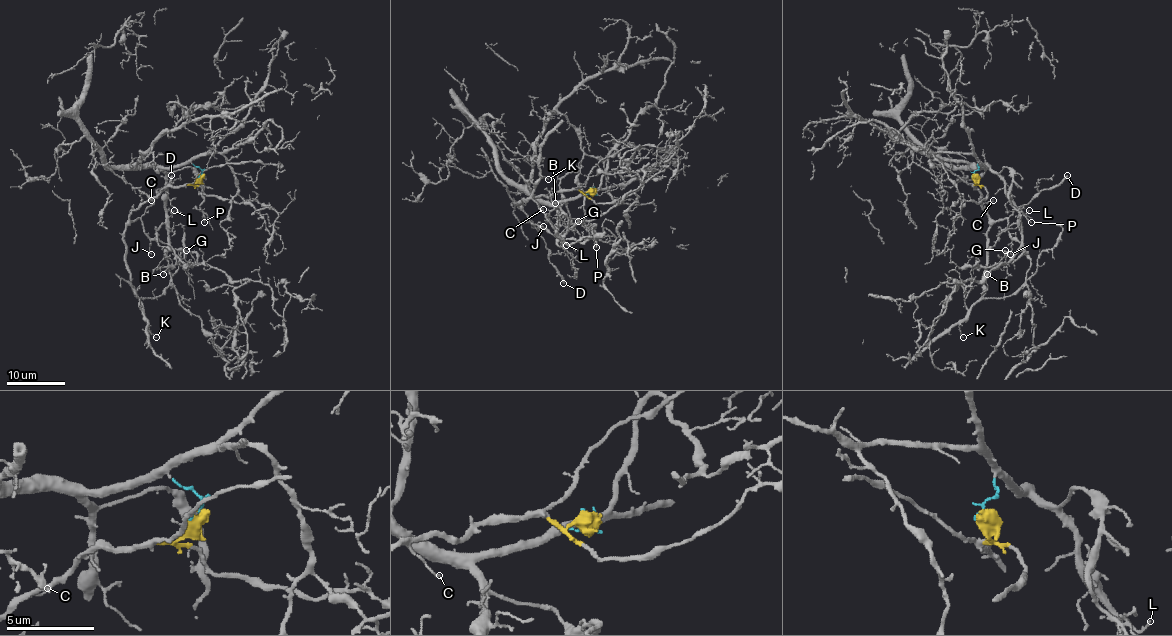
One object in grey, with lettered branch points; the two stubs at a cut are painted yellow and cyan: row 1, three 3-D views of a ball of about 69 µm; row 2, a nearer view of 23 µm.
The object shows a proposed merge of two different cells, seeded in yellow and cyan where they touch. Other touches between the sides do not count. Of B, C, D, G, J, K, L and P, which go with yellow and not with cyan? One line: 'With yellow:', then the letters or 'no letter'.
With yellow: C, D, J, K

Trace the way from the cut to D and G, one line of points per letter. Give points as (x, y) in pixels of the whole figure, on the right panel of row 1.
D: (973, 175), (980, 205), (991, 218), (1007, 218), (1067, 175)
G: (973, 175), (980, 162), (996, 173), (1005, 185), (1006, 196), (1018, 211), (1020, 247), (1006, 263), (1005, 250)

